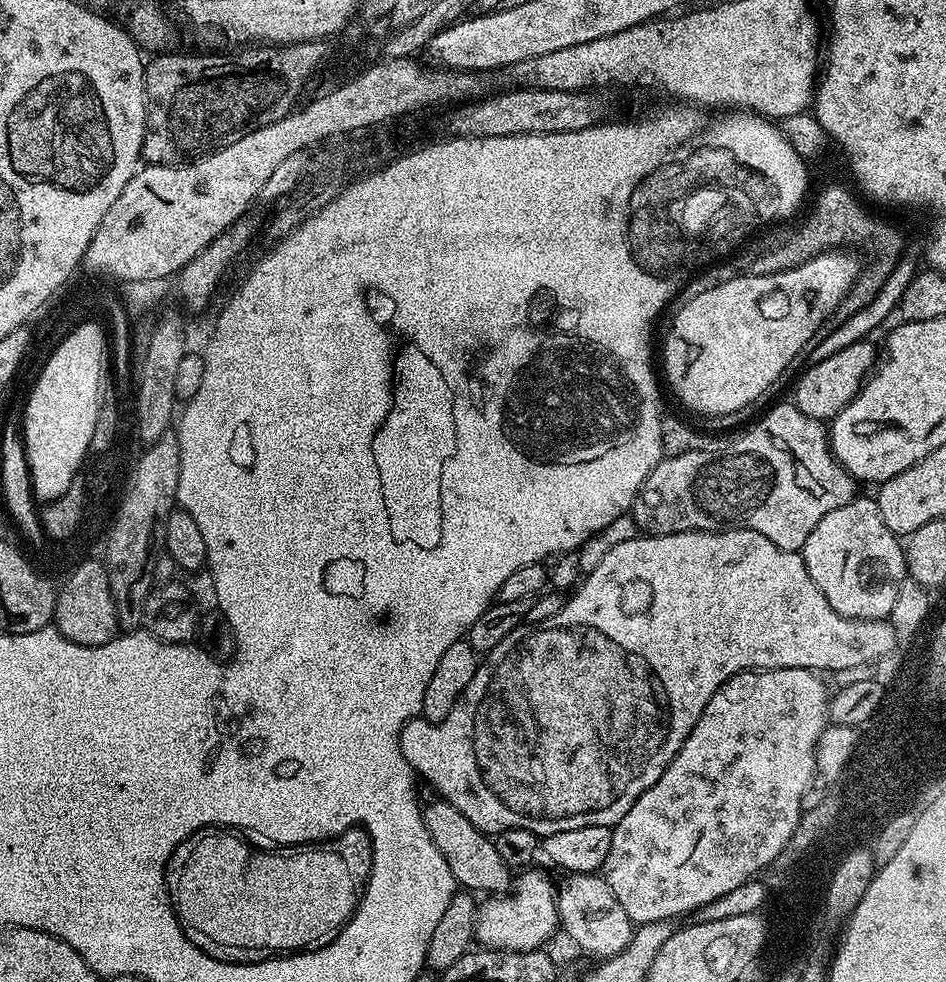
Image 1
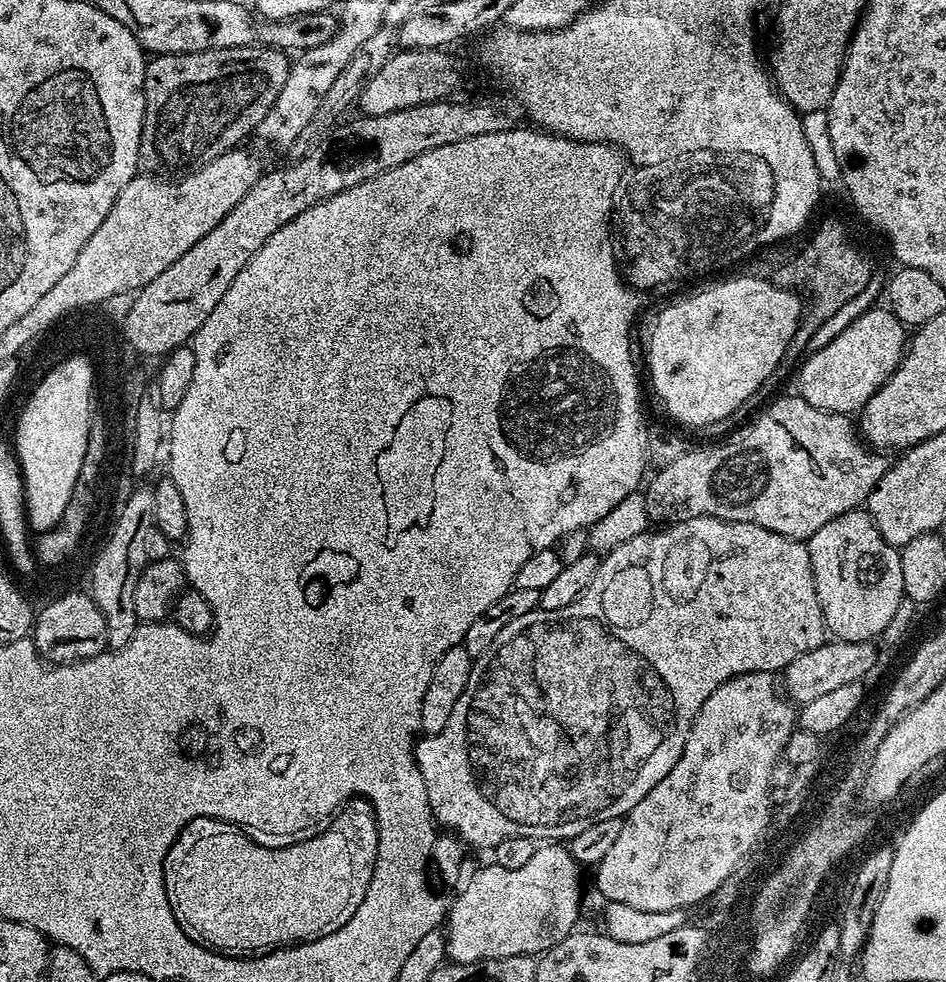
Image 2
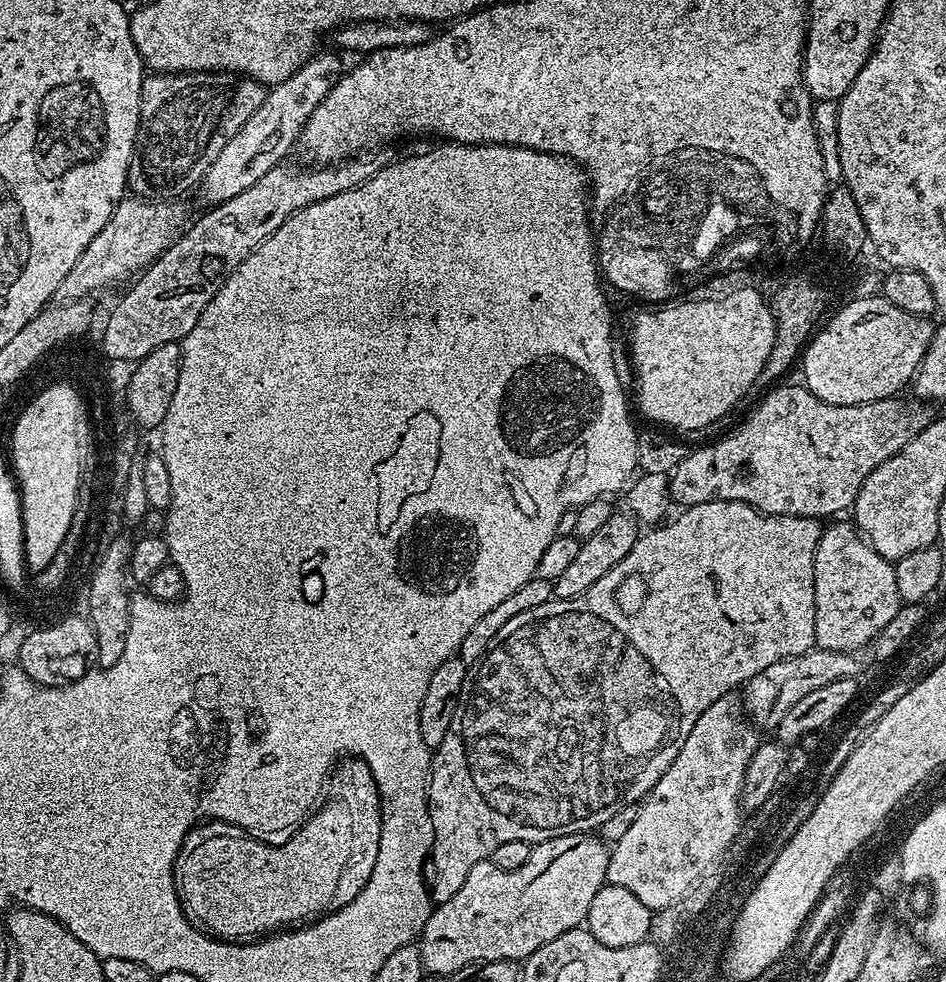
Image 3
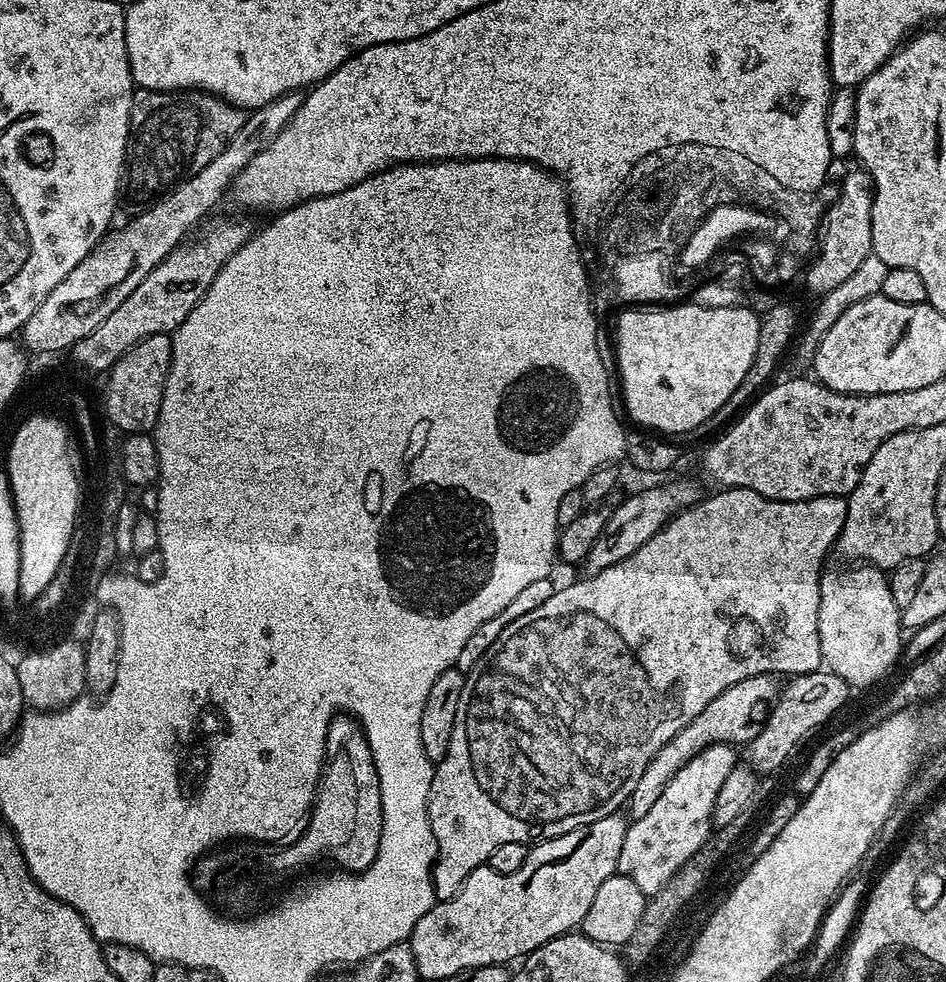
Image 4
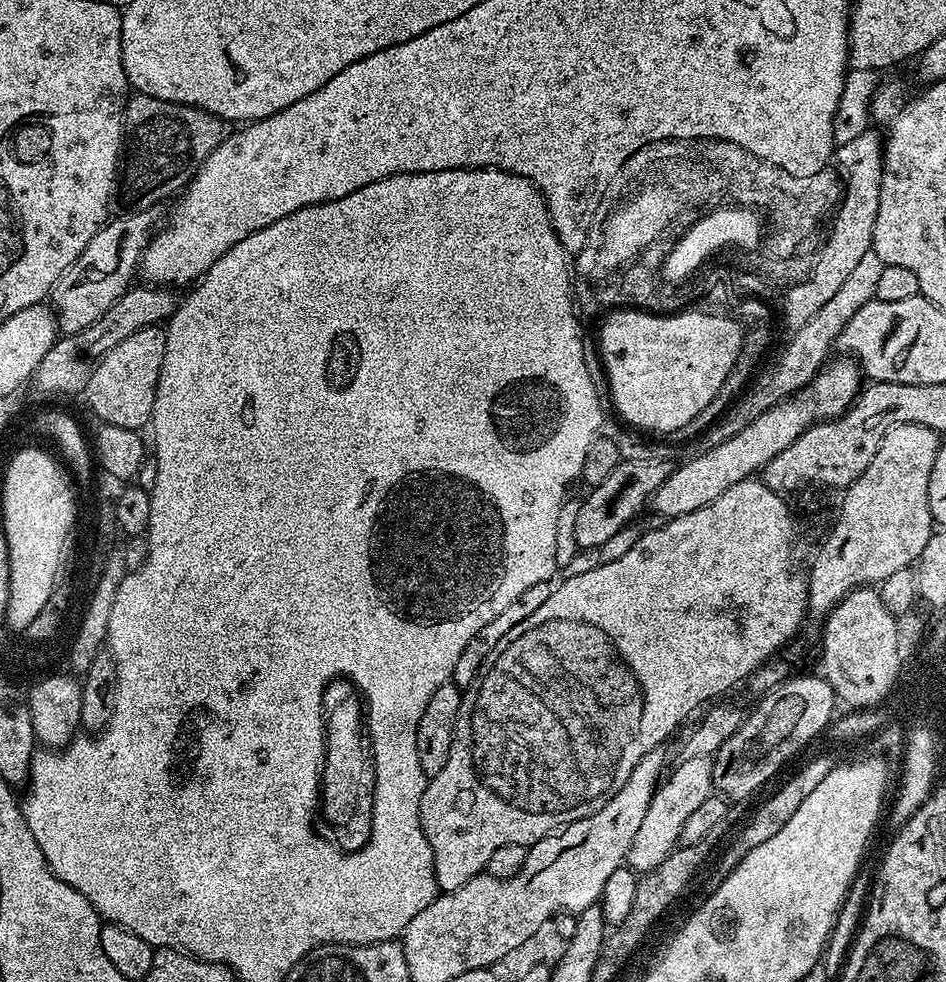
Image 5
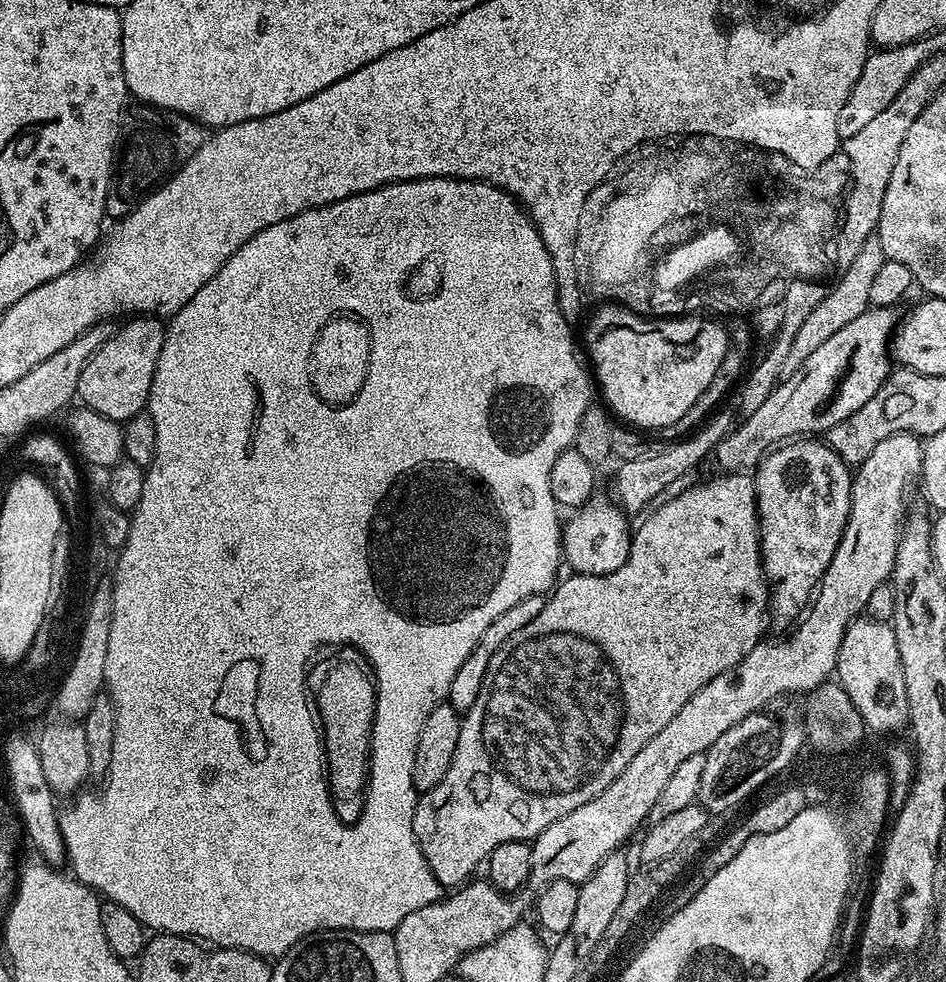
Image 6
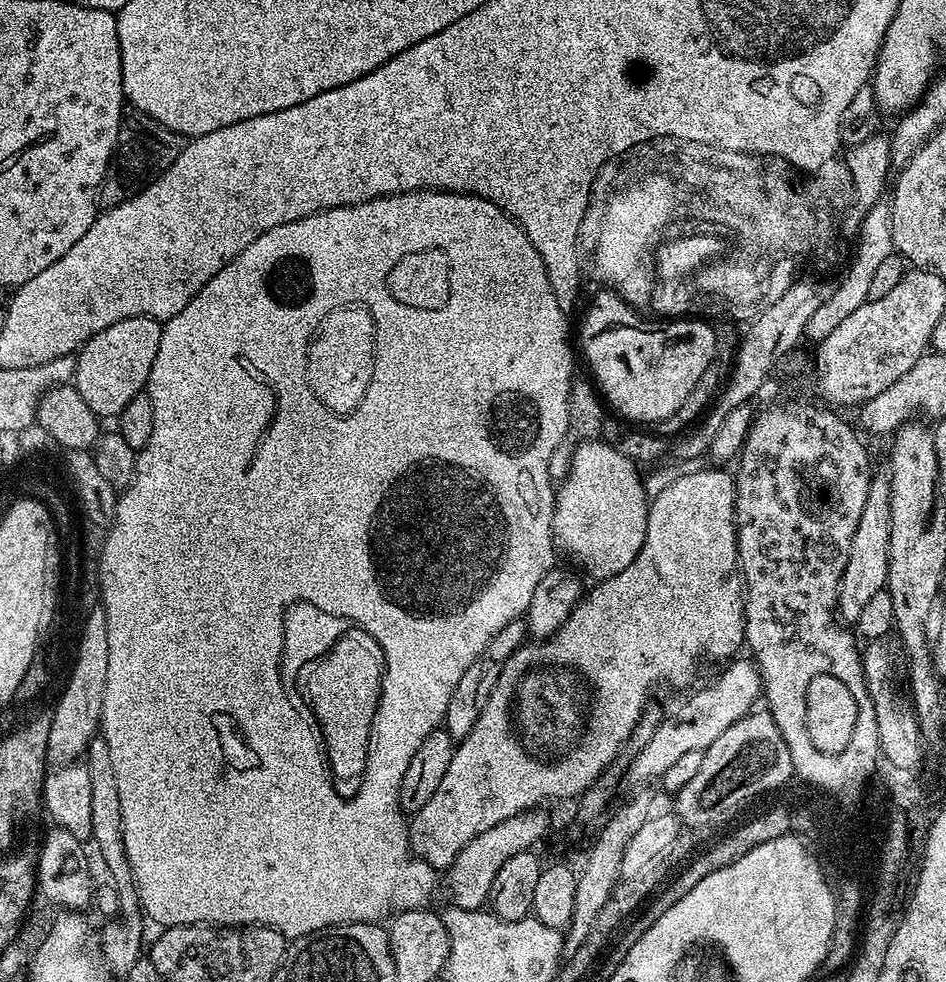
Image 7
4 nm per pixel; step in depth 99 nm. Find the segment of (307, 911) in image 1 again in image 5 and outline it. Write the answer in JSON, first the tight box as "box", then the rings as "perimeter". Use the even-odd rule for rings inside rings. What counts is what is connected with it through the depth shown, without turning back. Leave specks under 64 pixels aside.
{"box":[310,673,379,854],"perimeter":[[[343,673],[334,677],[336,684],[330,688],[334,704],[330,706],[330,738],[326,744],[326,750],[320,754],[320,766],[318,766],[318,786],[314,799],[316,806],[312,810],[310,824],[312,831],[318,835],[319,843],[329,852],[342,852],[344,854],[358,854],[366,850],[366,844],[375,836],[375,819],[372,816],[375,813],[375,796],[379,791],[377,770],[379,761],[377,759],[376,745],[371,742],[373,734],[373,724],[371,724],[371,705],[372,702],[367,699],[368,693],[360,692],[362,690],[359,681],[351,674]]]}

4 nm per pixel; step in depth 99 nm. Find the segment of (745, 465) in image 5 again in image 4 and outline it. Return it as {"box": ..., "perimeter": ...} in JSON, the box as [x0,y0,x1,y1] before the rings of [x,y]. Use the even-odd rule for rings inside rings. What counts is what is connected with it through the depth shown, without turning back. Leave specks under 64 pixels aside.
{"box":[583,480,701,575],"perimeter":[[[676,480],[665,488],[644,488],[633,496],[628,496],[613,512],[609,511],[605,517],[602,532],[591,544],[583,569],[587,575],[600,573],[610,566],[630,558],[644,545],[647,540],[654,538],[669,519],[681,510],[692,507],[701,499],[700,488],[692,480]]]}

